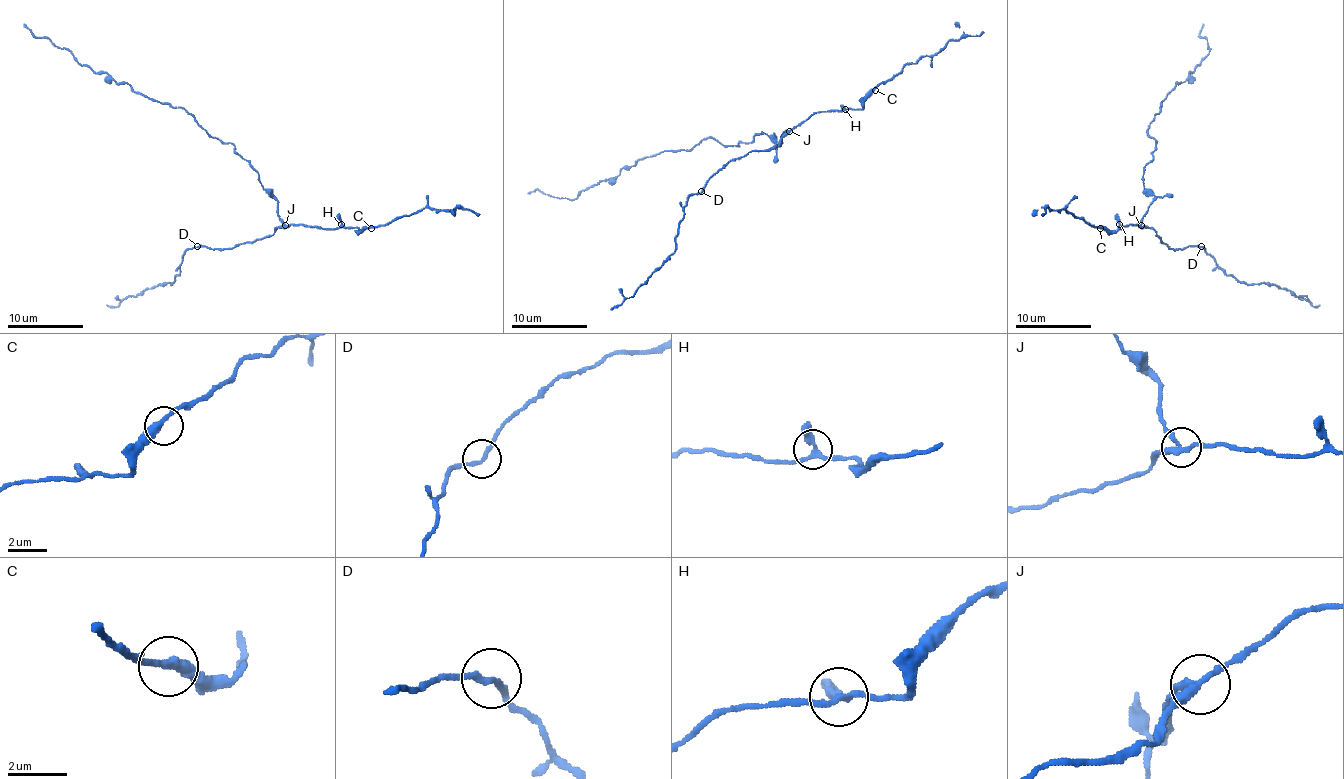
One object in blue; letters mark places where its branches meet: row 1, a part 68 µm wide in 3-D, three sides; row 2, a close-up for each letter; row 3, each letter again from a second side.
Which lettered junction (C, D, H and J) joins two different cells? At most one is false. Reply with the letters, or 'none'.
J

